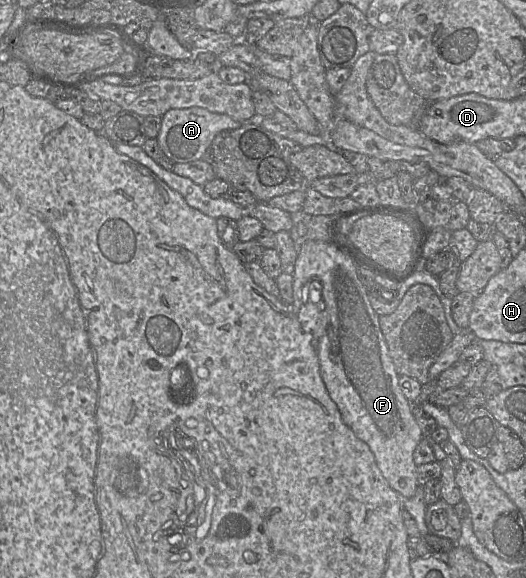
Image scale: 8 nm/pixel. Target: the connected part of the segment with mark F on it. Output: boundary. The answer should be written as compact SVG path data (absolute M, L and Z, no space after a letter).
M309 240L298 250L292 277L291 309L302 329L313 337L323 382L338 407L342 421L369 446L388 485L400 496L412 497L420 483L413 453L423 434L412 414L412 403L399 387L399 375L380 329L379 315L370 304L366 289L359 279L358 268L348 256L327 241Z

